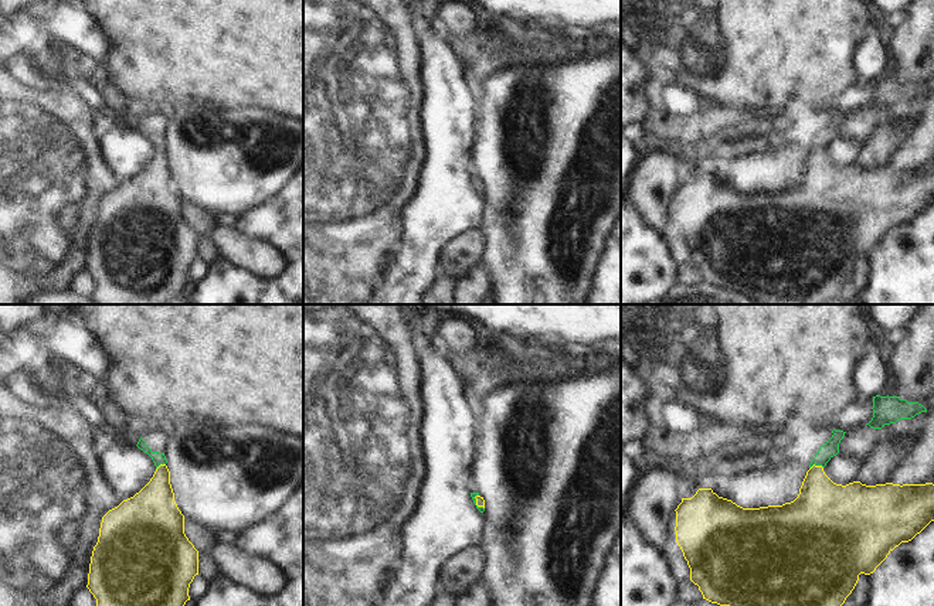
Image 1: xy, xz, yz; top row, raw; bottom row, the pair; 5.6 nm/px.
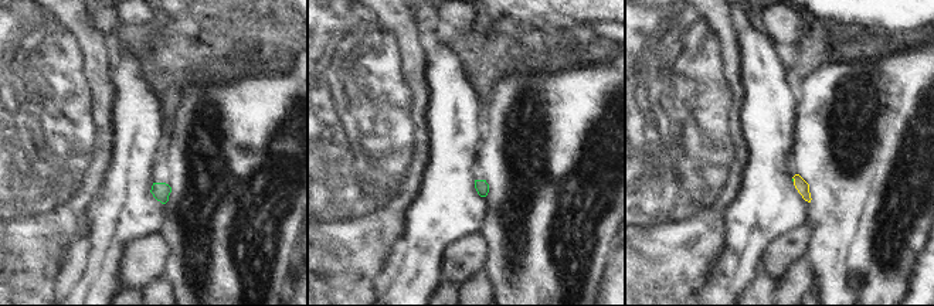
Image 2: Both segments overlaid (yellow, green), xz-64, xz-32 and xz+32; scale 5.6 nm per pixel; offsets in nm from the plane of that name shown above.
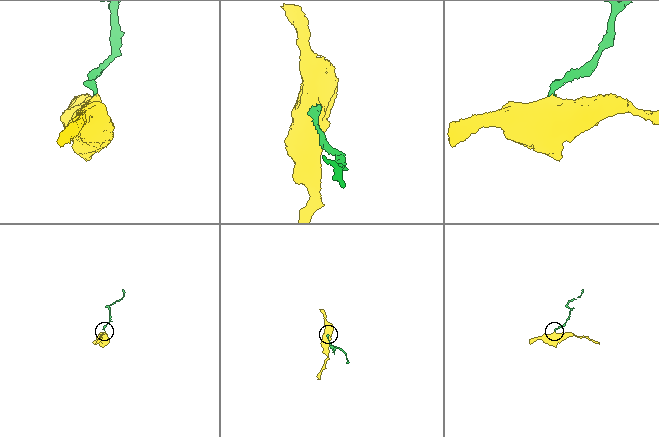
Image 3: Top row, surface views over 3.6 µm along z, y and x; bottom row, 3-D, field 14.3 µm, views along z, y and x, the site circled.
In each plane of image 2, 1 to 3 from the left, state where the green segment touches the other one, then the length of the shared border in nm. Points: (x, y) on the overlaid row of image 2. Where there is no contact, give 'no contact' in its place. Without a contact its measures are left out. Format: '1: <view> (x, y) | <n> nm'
1: no contact
2: no contact
3: xz+32 (792, 177) | 30 nm

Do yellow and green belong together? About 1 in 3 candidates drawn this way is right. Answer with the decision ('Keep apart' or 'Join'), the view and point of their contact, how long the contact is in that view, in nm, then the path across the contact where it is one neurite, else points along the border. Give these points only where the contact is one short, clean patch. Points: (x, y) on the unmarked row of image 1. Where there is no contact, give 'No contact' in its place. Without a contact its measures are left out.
Join. Touches yellow at yz (815, 149). Shared border 80 nm. Path across: yz (822, 191), (815, 164), (815, 149), (831, 130)

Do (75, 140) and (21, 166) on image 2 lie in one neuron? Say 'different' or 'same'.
same

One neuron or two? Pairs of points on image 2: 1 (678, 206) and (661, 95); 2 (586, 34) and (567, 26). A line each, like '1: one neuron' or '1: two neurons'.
1: one neuron
2: one neuron

